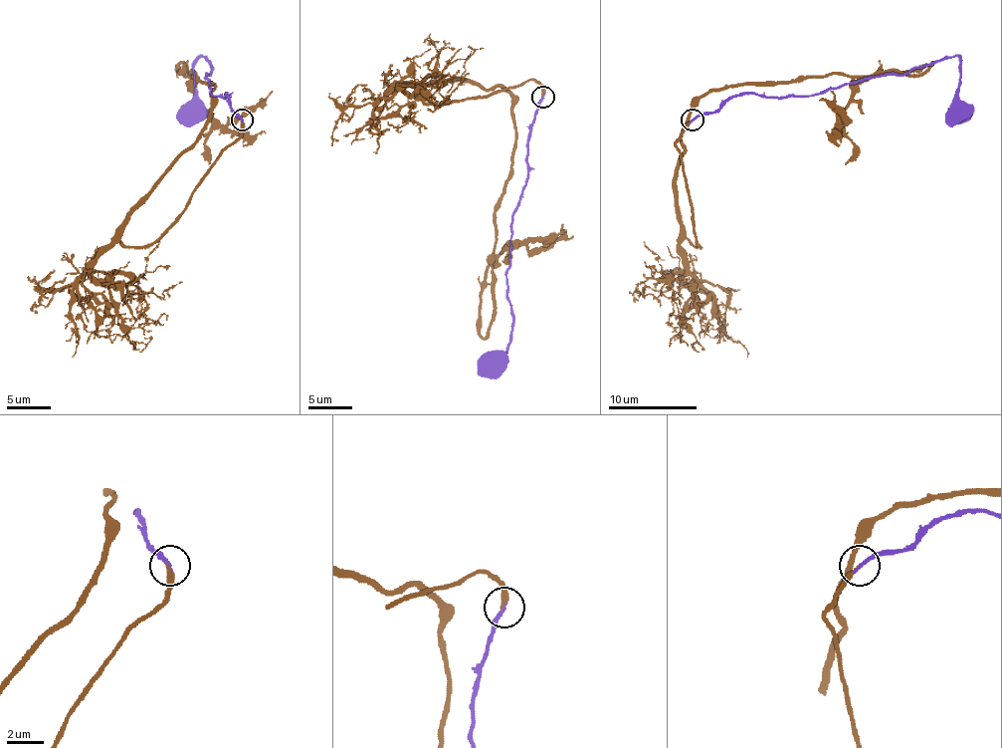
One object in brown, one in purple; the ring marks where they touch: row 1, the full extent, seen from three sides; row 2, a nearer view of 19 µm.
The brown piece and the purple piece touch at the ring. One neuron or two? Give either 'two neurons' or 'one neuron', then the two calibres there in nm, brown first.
one neuron; calibres 240 and 200 nm

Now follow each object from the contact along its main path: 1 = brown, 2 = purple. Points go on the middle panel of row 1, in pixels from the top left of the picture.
1: (543, 97), (532, 80), (430, 104), (419, 91), (468, 80), (512, 97), (495, 257), (572, 234)
2: (543, 97), (527, 136), (527, 181), (510, 234), (505, 272), (512, 339), (495, 372), (491, 364)

